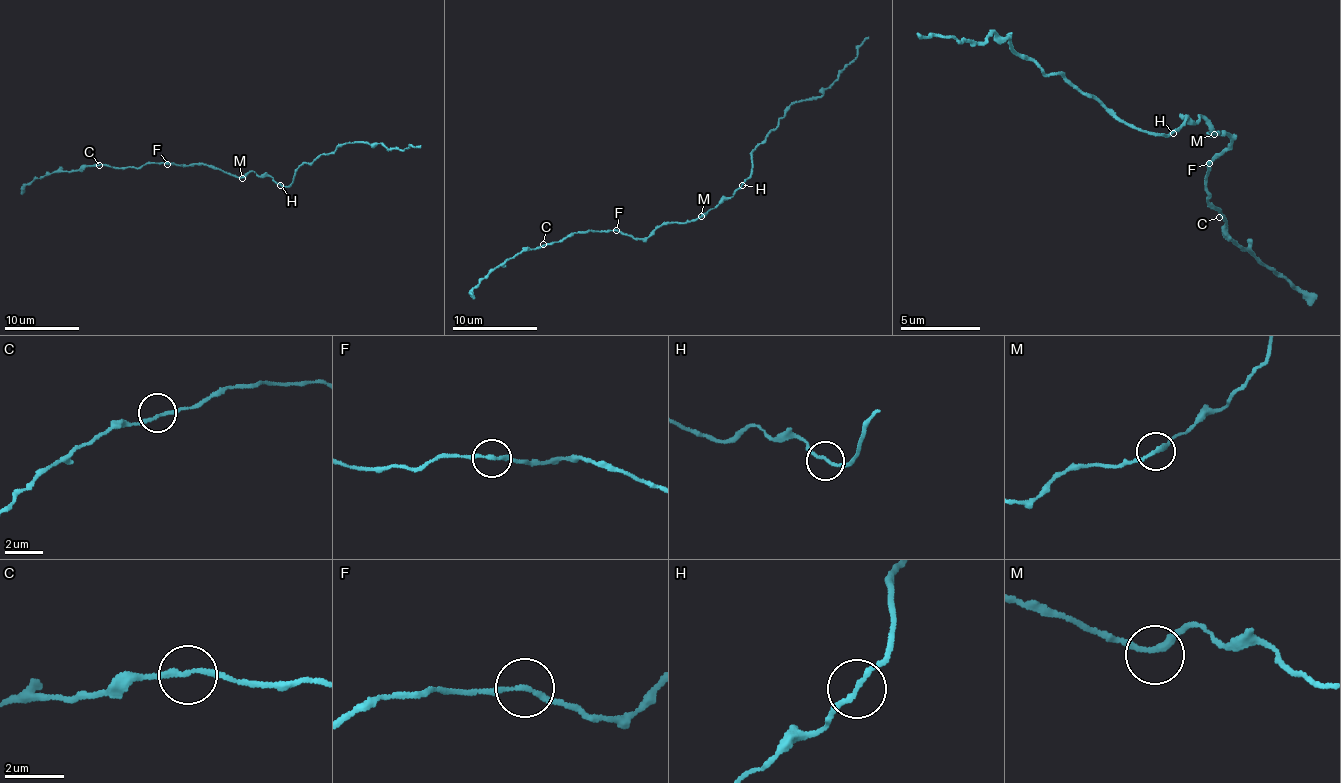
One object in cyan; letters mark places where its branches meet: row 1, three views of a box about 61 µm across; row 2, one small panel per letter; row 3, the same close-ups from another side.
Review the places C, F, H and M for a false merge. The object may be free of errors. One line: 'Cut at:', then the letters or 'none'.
Cut at: none

